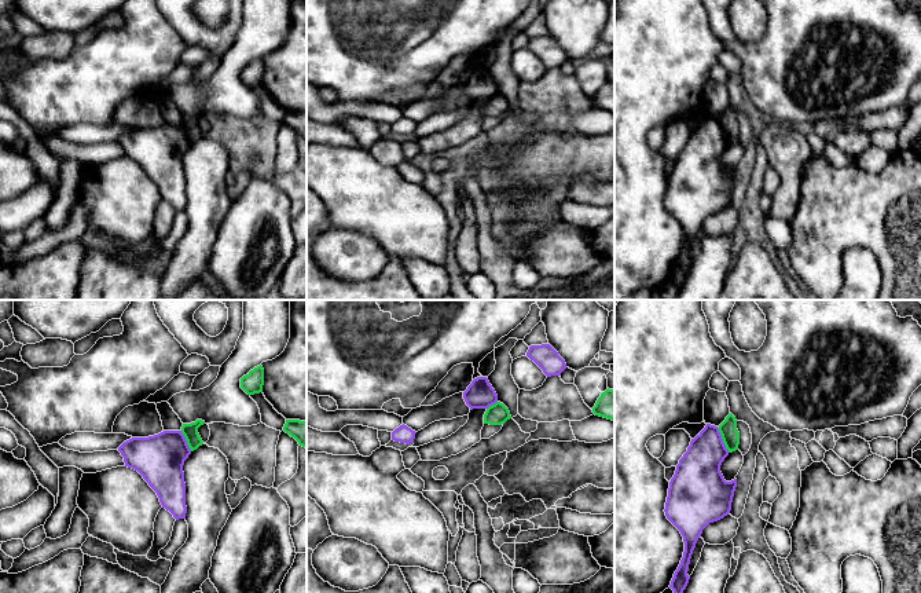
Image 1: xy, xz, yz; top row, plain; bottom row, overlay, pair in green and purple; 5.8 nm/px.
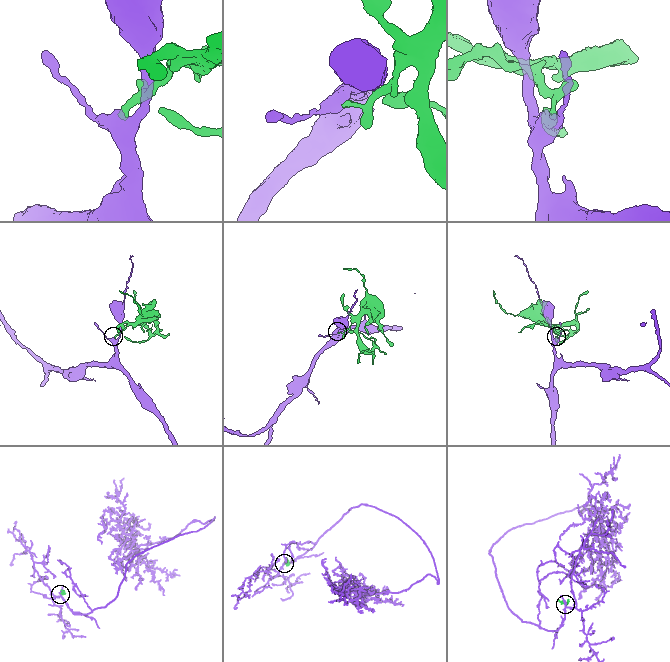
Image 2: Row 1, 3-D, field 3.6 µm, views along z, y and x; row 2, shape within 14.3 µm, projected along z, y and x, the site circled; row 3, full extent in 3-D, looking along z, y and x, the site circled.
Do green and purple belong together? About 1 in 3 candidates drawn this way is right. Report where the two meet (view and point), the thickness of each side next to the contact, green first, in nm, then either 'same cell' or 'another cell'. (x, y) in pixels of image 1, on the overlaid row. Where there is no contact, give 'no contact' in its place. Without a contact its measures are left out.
yz (723, 440) | 110/260 nm | another cell

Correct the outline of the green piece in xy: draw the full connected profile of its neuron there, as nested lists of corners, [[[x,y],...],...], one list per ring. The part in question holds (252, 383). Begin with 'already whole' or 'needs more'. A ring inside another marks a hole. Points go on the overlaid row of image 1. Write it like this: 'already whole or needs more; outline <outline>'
already whole; outline [[[261,365],[254,367],[241,378],[241,388],[247,395],[263,392],[263,385],[264,385],[264,369]]]

